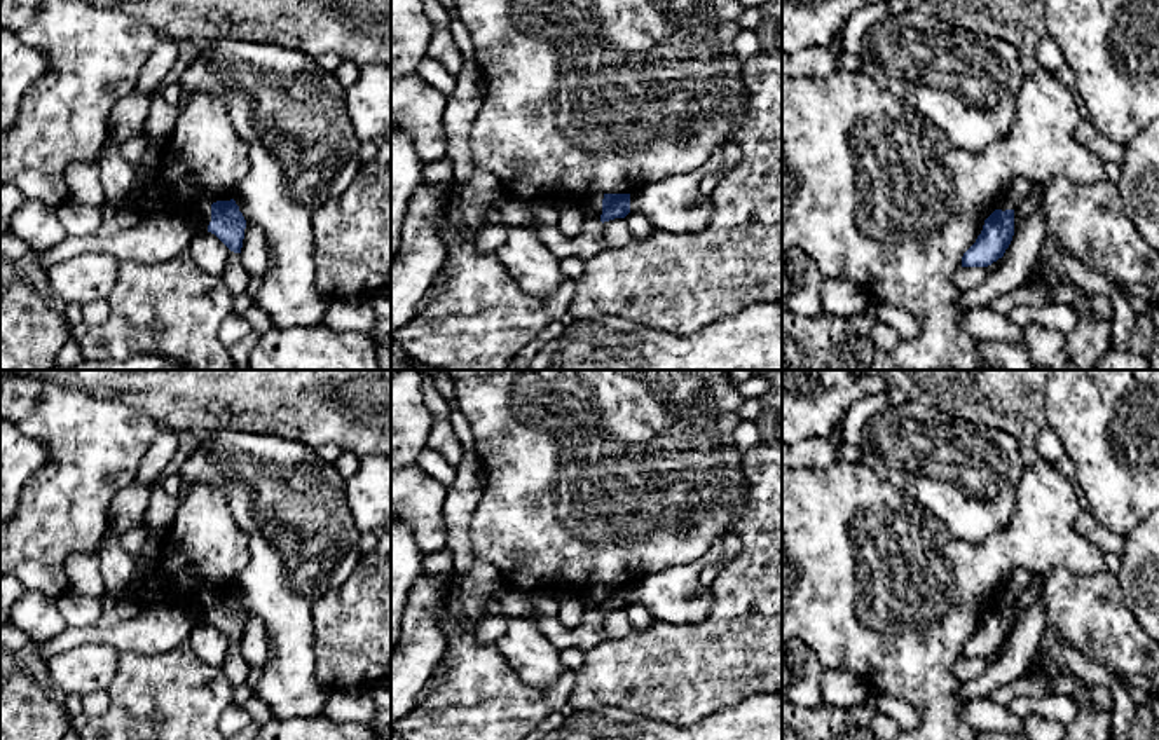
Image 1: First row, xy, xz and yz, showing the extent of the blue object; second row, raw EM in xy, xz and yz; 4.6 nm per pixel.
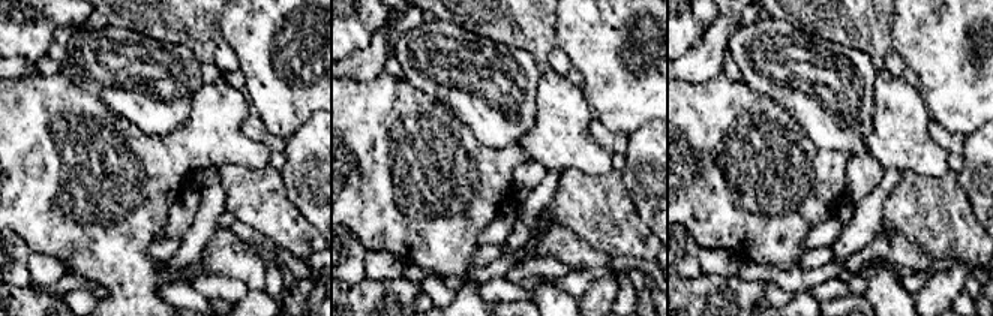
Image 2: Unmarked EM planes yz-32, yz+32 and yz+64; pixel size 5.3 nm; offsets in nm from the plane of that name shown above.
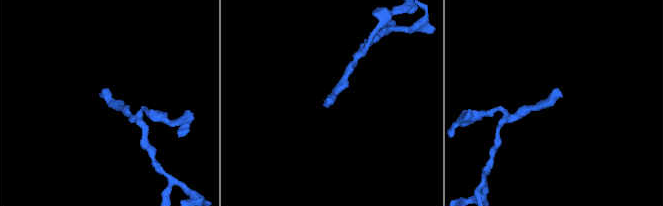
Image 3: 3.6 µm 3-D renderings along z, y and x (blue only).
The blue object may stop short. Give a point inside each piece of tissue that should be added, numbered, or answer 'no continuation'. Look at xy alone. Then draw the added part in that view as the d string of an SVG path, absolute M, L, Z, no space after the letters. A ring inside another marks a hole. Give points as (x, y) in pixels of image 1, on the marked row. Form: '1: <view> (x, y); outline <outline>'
1: xy (201, 212); outline M197 202L189 206L197 230L208 230L211 222L211 204L213 202Z

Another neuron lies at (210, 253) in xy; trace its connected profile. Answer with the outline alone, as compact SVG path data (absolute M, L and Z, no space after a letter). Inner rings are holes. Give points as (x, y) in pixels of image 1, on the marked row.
M197 230L189 244L189 251L206 274L222 278L230 250L215 234Z

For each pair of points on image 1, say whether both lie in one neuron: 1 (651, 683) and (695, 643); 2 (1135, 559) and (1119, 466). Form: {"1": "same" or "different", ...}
{"1": "same", "2": "different"}

